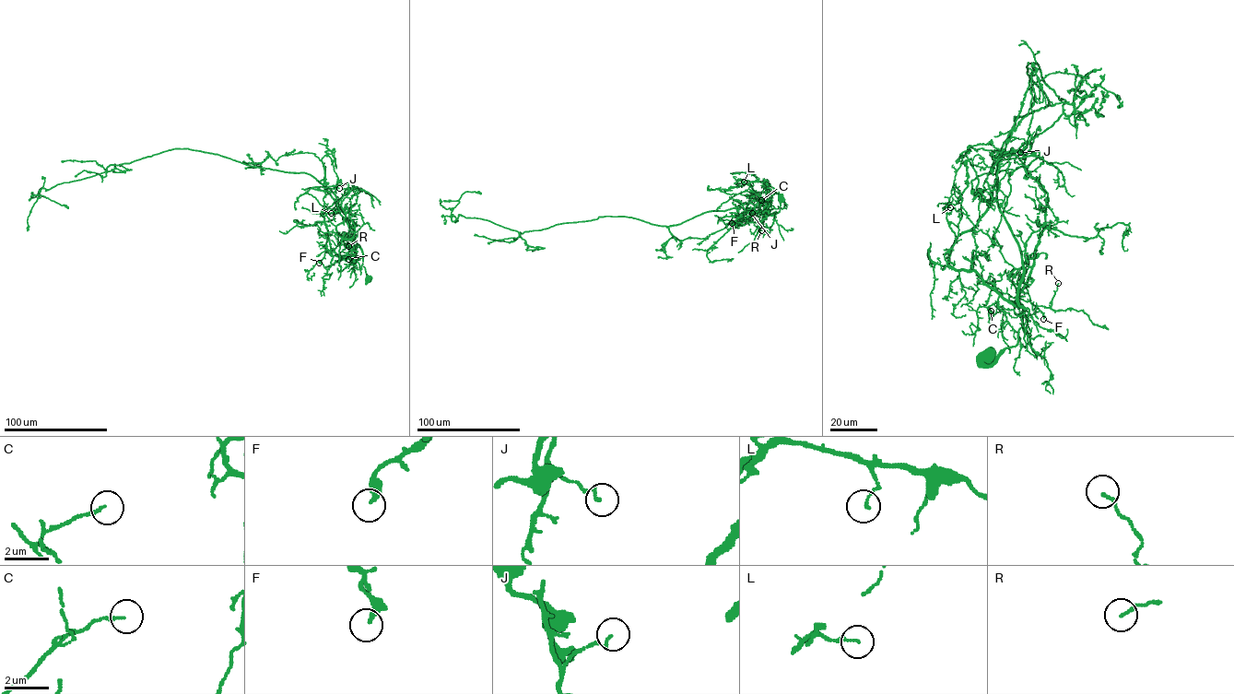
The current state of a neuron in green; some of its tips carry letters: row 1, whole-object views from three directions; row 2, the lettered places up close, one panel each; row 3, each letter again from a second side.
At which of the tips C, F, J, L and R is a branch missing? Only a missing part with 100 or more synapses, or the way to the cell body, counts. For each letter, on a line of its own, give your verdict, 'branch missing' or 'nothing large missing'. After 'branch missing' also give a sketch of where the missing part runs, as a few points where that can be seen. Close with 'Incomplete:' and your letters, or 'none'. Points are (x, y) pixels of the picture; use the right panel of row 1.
C: nothing large missing
F: nothing large missing
J: nothing large missing
L: nothing large missing
R: nothing large missing
Incomplete: none

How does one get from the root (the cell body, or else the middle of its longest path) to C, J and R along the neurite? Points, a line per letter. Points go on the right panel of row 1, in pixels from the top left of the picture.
C: (989, 356), (998, 357), (1017, 343), (1017, 331), (1028, 312), (1016, 301), (1013, 309), (995, 314), (991, 311)
J: (989, 356), (1014, 346), (1028, 317), (1017, 302), (1021, 251), (997, 201), (988, 200), (999, 161), (1020, 152)
R: (989, 356), (1017, 343), (1028, 317), (1024, 308), (1030, 315), (1039, 306), (1050, 308), (1058, 283)

